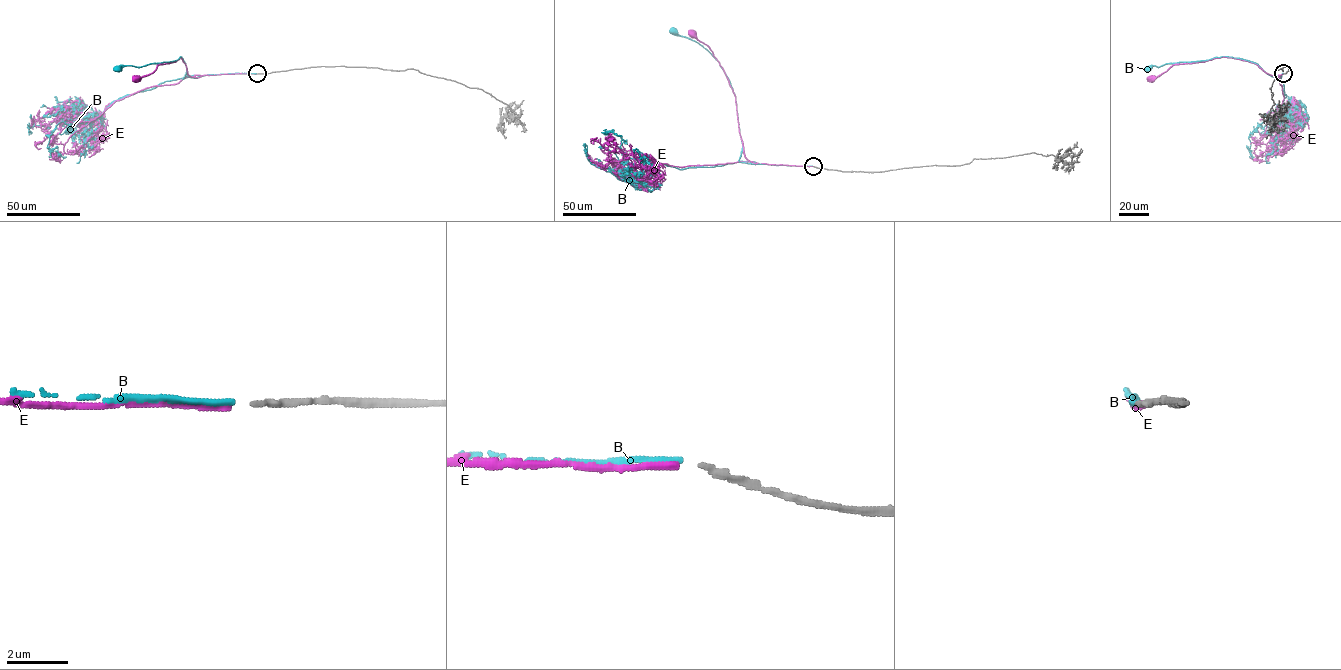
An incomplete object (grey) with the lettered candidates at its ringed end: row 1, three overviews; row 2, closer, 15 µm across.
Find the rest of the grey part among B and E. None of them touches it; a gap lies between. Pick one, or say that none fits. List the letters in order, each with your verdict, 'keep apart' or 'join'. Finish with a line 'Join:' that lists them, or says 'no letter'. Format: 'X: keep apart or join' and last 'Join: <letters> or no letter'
B: join
E: keep apart
Join: B

